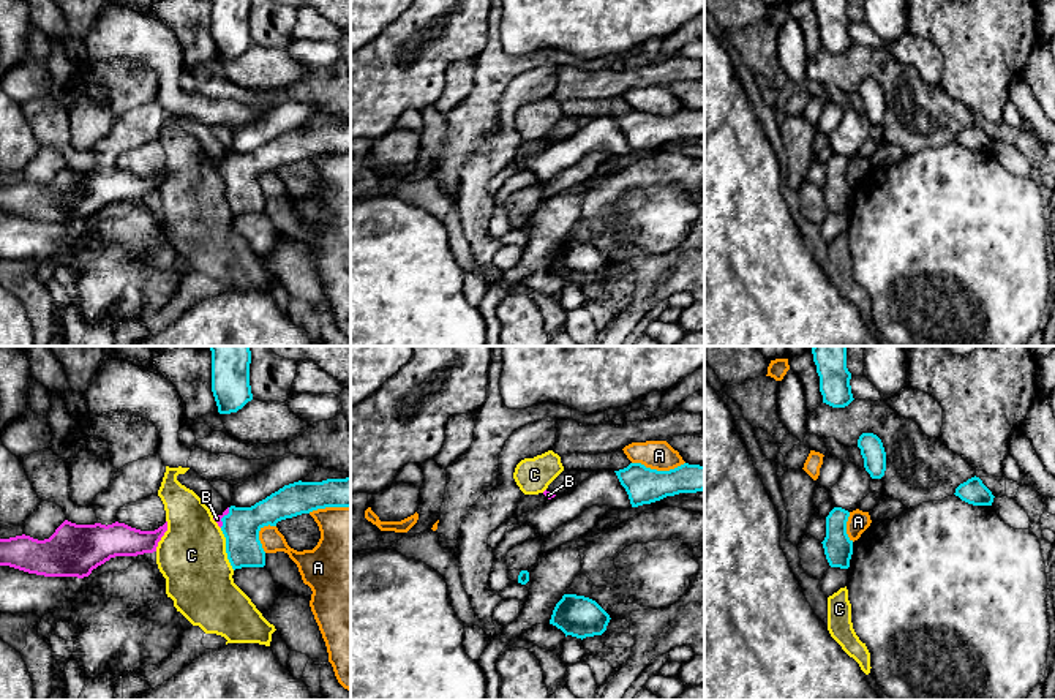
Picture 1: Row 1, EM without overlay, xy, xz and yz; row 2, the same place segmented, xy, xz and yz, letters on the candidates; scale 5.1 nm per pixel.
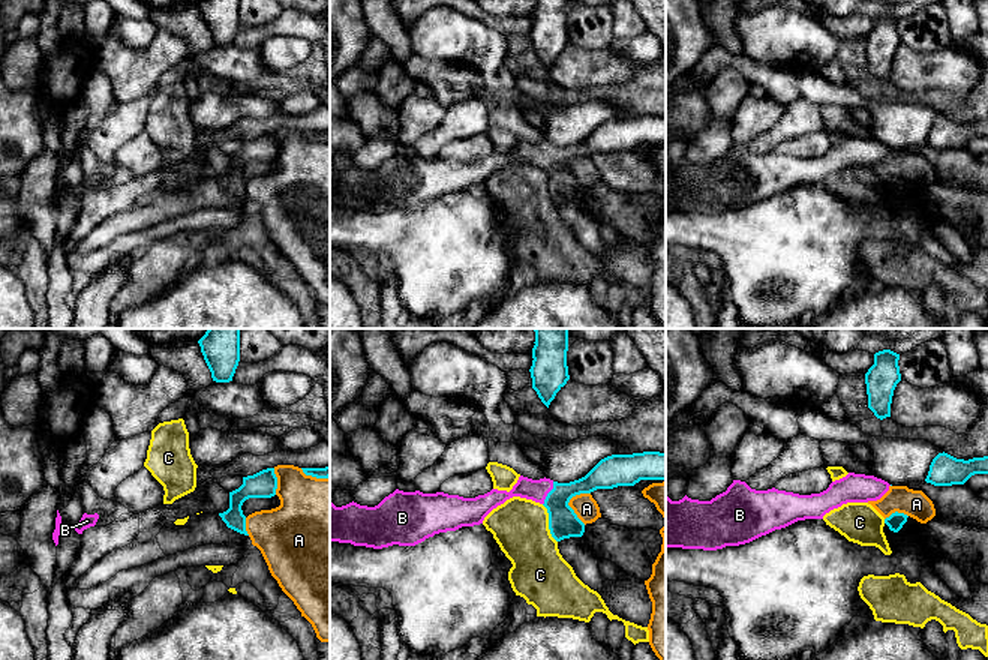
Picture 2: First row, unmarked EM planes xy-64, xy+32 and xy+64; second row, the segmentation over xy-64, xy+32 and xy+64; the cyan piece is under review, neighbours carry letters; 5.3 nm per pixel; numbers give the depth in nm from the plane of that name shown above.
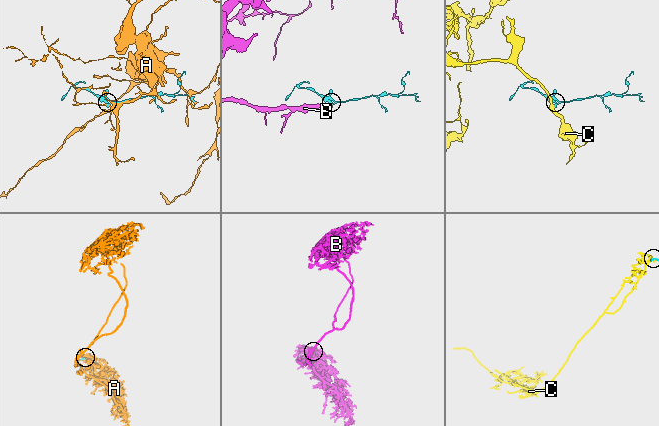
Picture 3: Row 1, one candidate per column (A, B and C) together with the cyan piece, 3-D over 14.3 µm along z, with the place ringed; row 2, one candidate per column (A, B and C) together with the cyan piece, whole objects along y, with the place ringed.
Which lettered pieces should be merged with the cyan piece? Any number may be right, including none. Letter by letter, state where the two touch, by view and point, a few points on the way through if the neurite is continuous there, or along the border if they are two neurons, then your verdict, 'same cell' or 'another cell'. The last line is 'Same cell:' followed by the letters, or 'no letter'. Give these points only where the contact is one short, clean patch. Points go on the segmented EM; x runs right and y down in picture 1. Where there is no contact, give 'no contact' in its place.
A: meets cyan in xz at (659, 471); another cell
B: meets cyan in xy at (223, 517); runs through xy (240, 526), (223, 517), (217, 519); same cell
C: meets cyan in xy at (226, 549); border along xy (220, 528), (225, 538), (226, 558), (234, 569); another cell
Same cell: B

